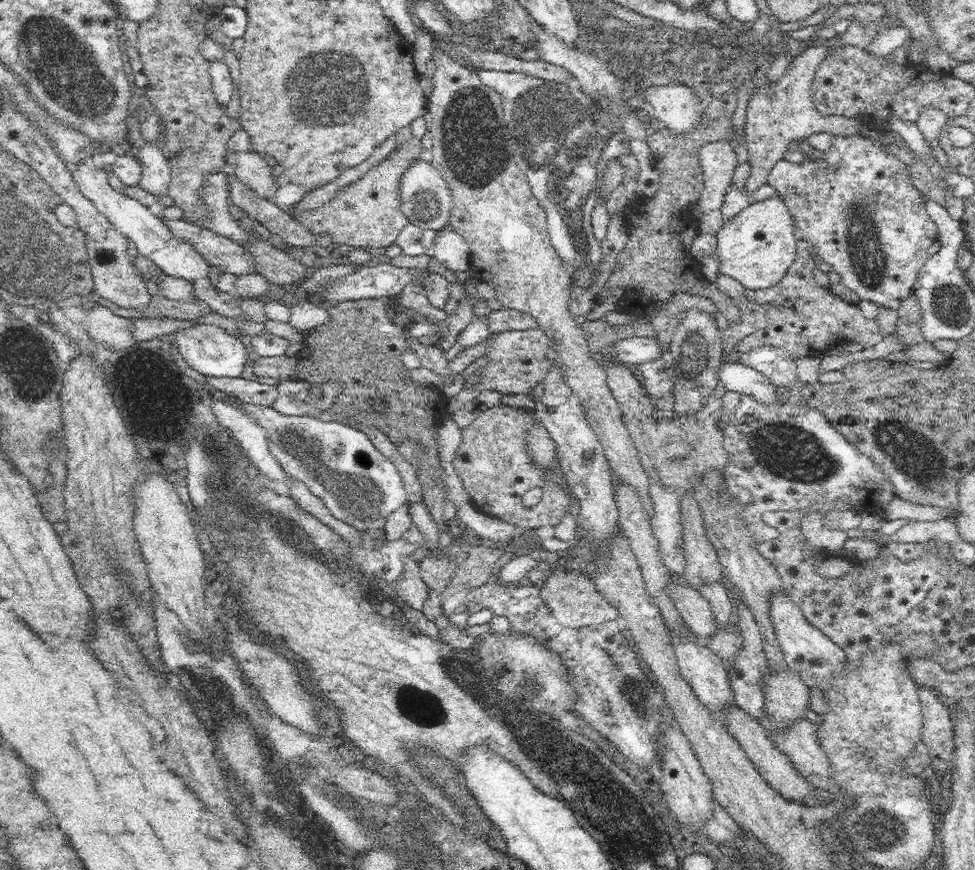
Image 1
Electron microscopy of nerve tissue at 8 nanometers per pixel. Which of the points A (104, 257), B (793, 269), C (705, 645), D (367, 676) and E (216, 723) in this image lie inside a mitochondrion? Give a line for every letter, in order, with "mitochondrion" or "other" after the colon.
A: other
B: other
C: other
D: other
E: other

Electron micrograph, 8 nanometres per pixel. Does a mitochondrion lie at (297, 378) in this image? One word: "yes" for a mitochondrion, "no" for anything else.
no

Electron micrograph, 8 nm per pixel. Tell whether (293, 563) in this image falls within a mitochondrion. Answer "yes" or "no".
no

